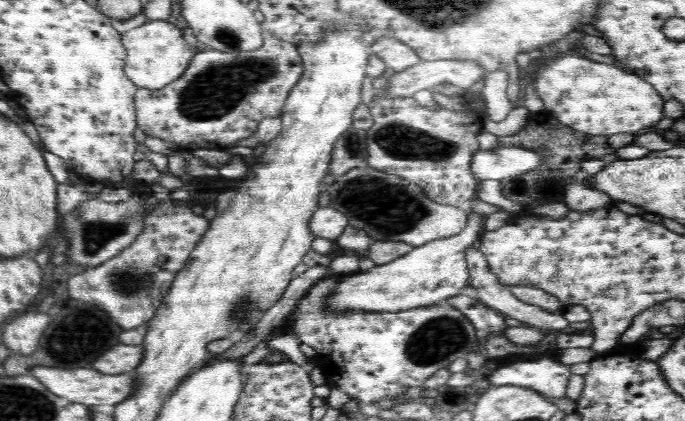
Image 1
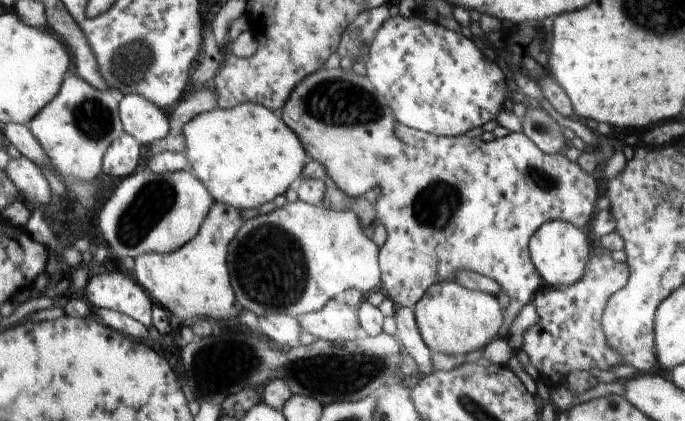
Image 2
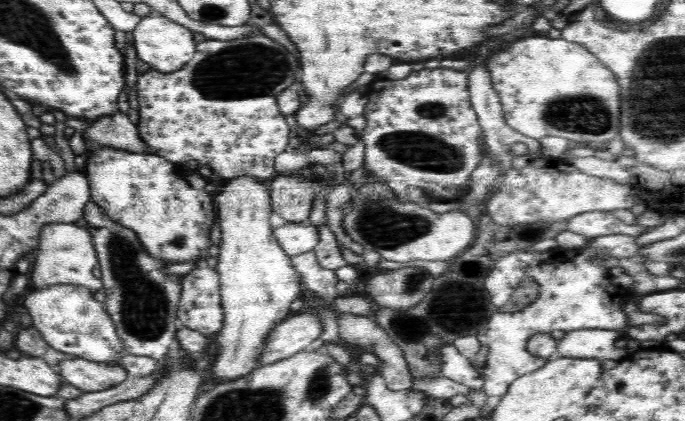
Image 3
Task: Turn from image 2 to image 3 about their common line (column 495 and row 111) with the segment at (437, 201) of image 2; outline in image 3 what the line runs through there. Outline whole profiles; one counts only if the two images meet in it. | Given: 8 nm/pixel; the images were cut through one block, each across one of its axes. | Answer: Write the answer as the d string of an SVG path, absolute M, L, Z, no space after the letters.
M261 30L248 34L246 38L240 40L214 40L213 38L205 39L196 44L197 54L190 60L188 64L174 72L162 73L156 69L150 69L141 75L137 75L135 84L137 99L139 102L139 123L136 125L138 135L142 137L144 142L150 146L150 154L161 156L176 165L182 165L188 160L197 160L199 163L207 164L213 174L220 176L225 180L236 178L236 176L253 176L258 180L267 180L274 178L279 173L274 169L274 158L286 150L288 144L288 124L286 116L279 111L277 107L277 95L283 90L292 88L295 84L295 78L300 73L300 63L296 56L284 47L284 44L278 43L276 40L270 39Z

